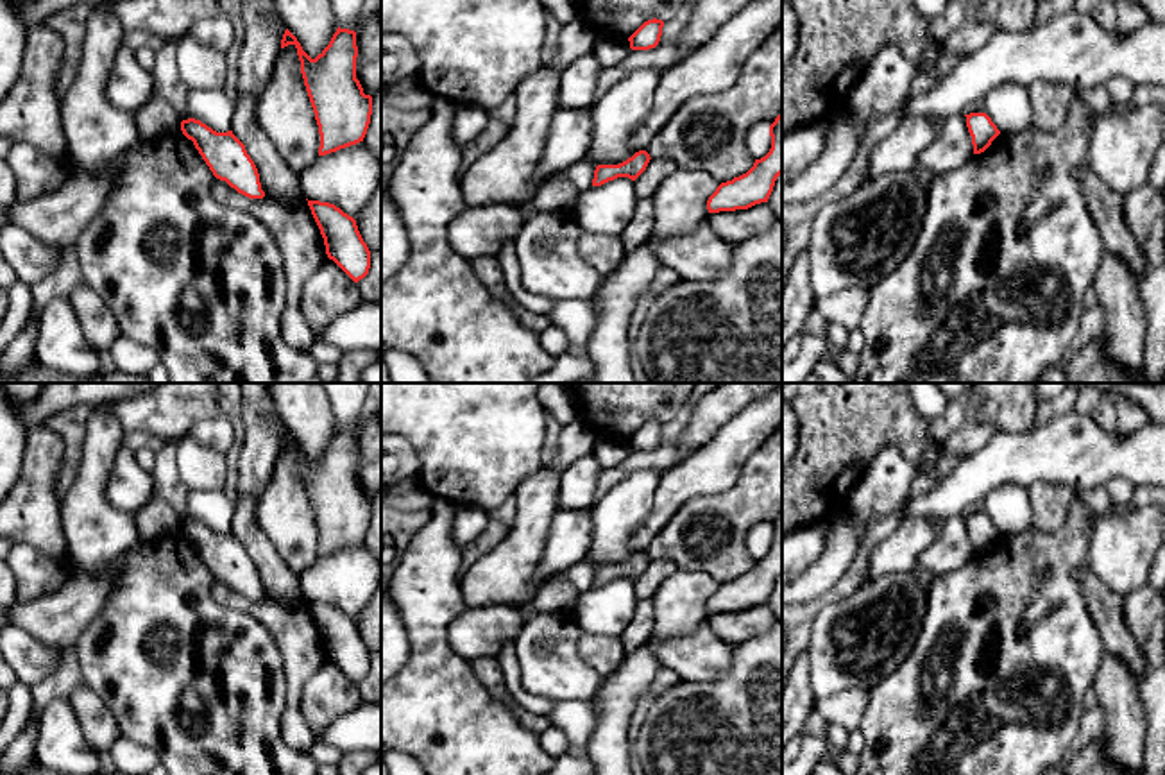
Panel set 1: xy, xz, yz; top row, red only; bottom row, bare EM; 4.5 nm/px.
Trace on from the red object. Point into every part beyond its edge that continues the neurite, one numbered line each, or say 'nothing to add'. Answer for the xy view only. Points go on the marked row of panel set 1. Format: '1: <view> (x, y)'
nothing to add

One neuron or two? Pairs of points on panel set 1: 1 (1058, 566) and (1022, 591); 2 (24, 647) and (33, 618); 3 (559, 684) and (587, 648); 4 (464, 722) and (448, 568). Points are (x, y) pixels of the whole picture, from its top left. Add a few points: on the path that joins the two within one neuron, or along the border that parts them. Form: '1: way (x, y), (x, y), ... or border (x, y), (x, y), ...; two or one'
1: way (1049, 575), (1044, 580), (1031, 582); one
2: border (18, 627), (63, 652); two
3: border (582, 634), (578, 654), (603, 677); two
4: way (435, 684), (433, 605); one

